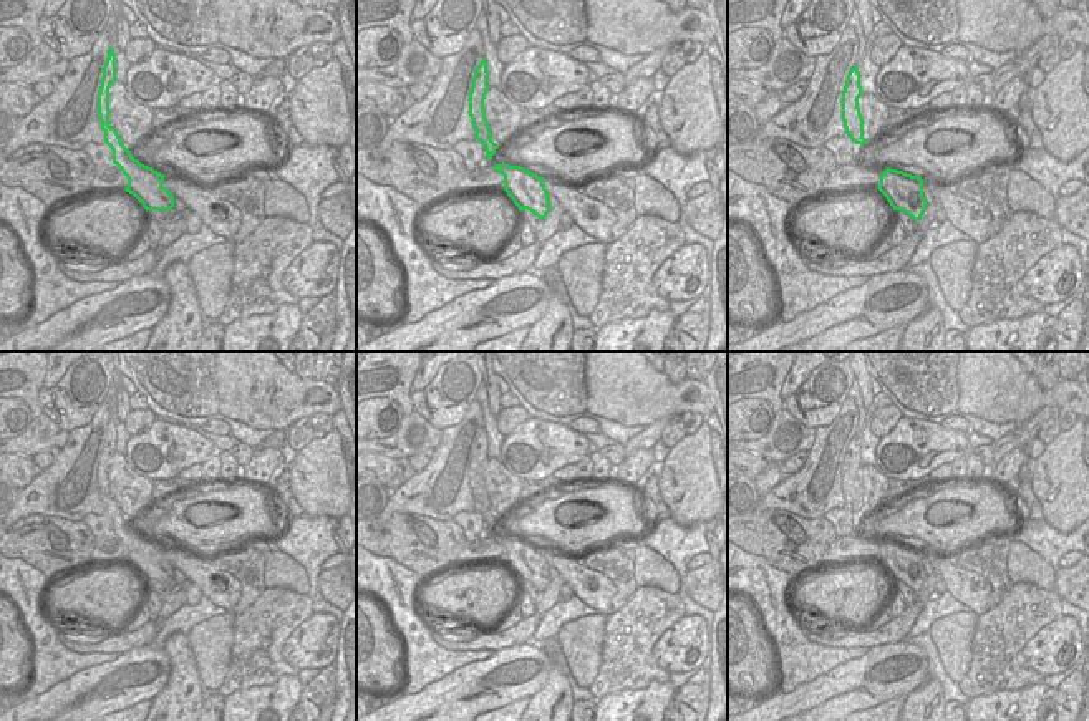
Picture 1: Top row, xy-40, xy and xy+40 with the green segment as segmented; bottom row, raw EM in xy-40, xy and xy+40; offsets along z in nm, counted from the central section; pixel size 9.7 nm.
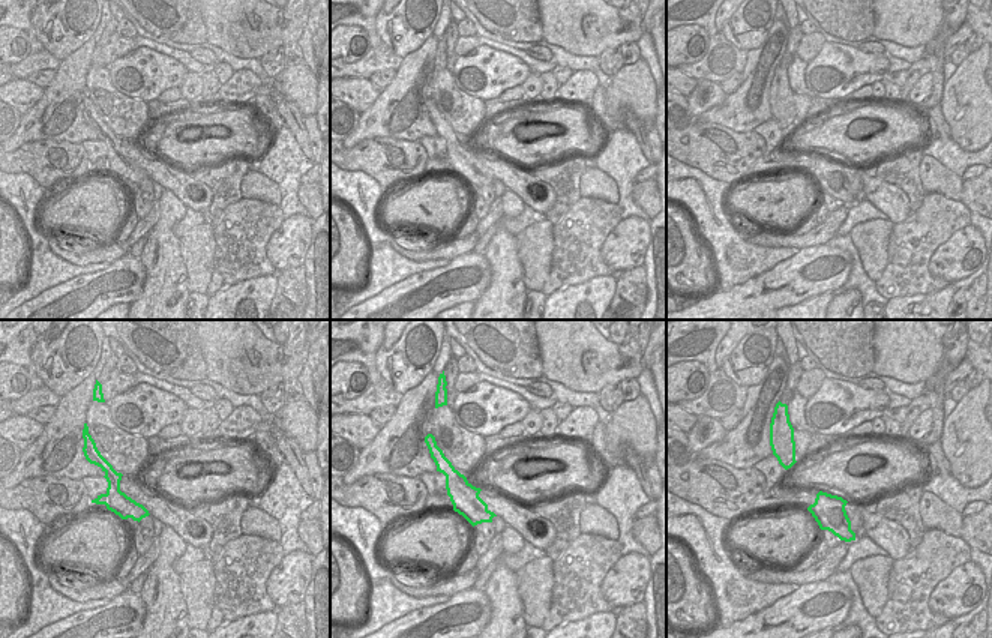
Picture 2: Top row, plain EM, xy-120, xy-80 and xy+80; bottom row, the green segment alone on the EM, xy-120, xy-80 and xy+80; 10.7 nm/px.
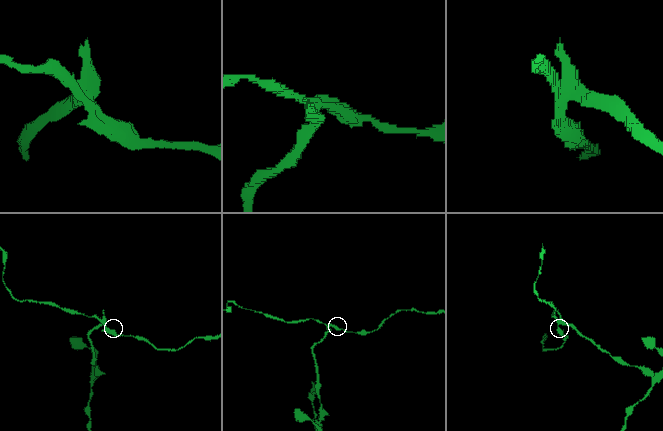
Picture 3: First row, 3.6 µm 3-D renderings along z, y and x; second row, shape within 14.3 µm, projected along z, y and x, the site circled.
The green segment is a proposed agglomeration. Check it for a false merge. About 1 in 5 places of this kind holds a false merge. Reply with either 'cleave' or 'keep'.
cleave

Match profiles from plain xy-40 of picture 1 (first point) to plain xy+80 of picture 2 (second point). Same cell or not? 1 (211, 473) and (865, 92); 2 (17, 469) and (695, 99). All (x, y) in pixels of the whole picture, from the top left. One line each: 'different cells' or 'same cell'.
1: different cells
2: different cells

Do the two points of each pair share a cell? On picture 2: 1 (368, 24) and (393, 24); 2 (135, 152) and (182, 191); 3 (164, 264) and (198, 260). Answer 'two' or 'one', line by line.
1: two
2: one
3: two

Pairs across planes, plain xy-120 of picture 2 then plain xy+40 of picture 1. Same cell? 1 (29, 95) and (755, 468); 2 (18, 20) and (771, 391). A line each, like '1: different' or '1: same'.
1: same
2: same

